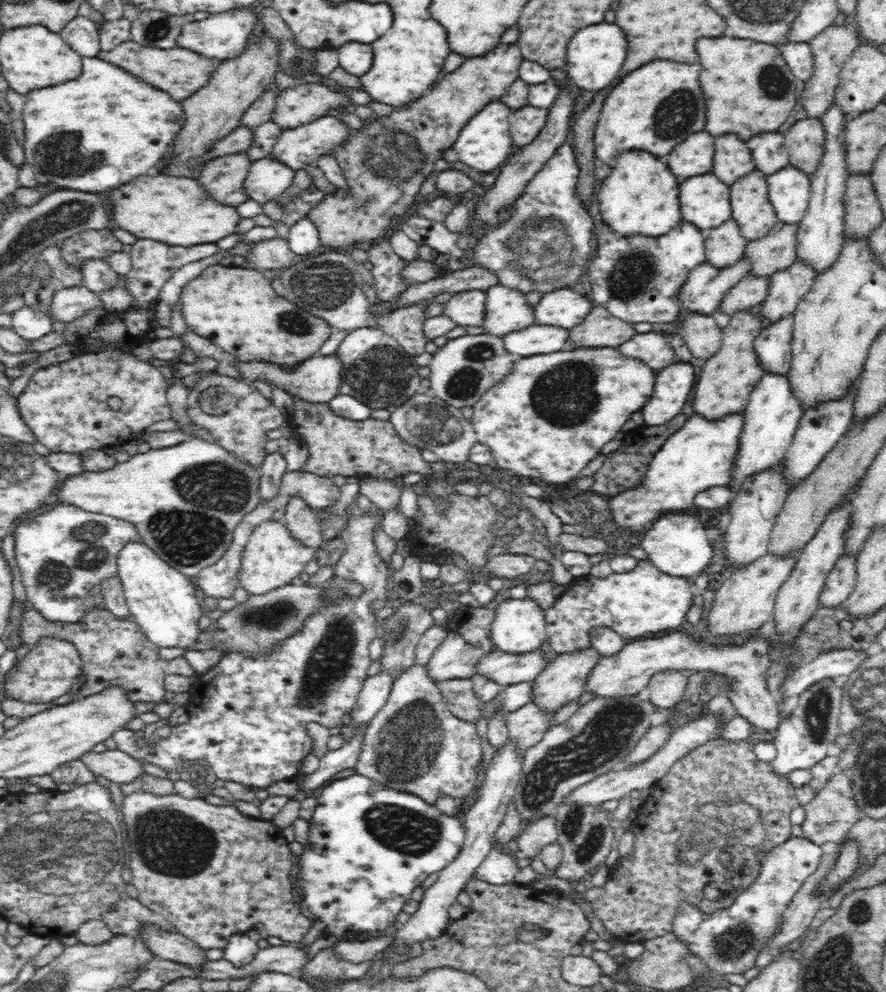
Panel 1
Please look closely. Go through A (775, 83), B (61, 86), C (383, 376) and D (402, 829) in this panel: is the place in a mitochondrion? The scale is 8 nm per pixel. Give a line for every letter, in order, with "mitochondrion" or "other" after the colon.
A: mitochondrion
B: other
C: mitochondrion
D: mitochondrion

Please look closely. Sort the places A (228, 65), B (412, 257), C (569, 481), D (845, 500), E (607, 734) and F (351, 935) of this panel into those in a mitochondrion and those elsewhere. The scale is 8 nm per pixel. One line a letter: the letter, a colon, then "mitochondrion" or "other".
A: other
B: other
C: other
D: other
E: mitochondrion
F: other

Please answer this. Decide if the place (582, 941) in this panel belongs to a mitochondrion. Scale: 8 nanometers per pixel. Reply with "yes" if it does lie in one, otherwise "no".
no

